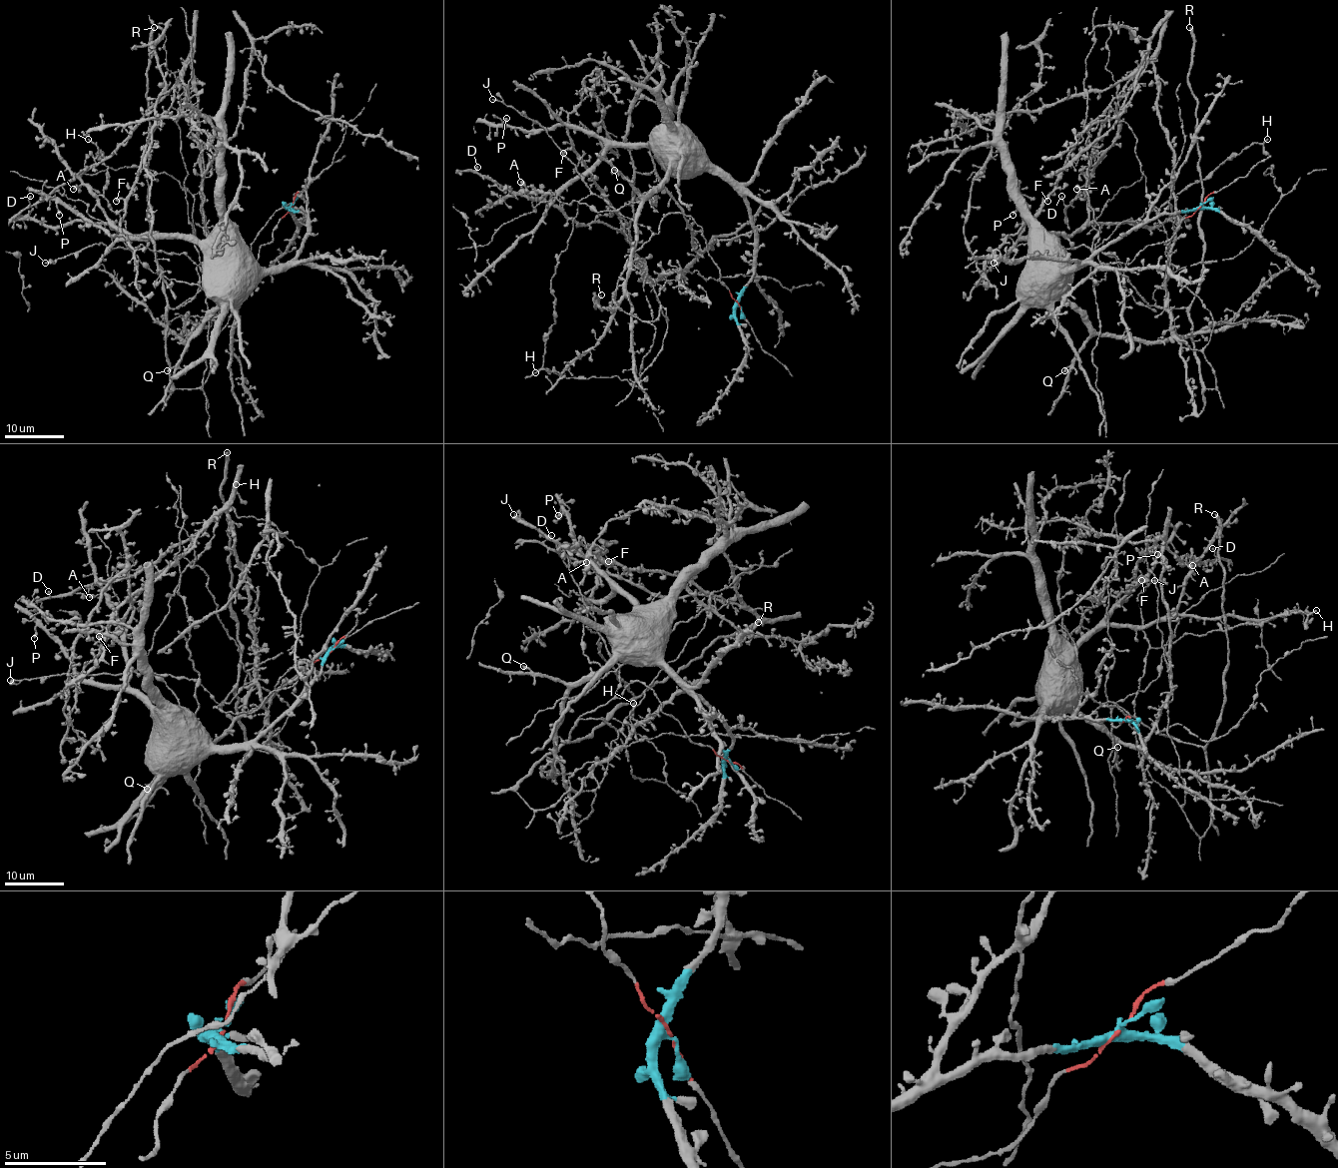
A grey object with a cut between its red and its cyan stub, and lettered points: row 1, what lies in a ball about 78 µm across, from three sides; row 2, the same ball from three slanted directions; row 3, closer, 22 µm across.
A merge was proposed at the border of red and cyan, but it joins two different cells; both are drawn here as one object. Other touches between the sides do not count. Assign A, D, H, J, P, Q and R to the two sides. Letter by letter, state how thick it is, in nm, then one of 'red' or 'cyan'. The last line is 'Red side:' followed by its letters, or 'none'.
A: calibre 500 nm; cyan
D: calibre 190 nm; red
H: calibre 220 nm; red
J: calibre 170 nm; red
P: calibre 360 nm; cyan
Q: calibre 360 nm; cyan
R: calibre 380 nm; red
Red side: D, H, J, R

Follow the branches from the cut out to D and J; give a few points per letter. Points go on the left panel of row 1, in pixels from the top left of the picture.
D: (292, 206), (255, 264), (168, 308), (177, 388), (206, 379), (219, 316), (180, 97), (30, 196)
J: (292, 206), (255, 264), (222, 265), (208, 280), (183, 253), (143, 246), (100, 243), (45, 264)

